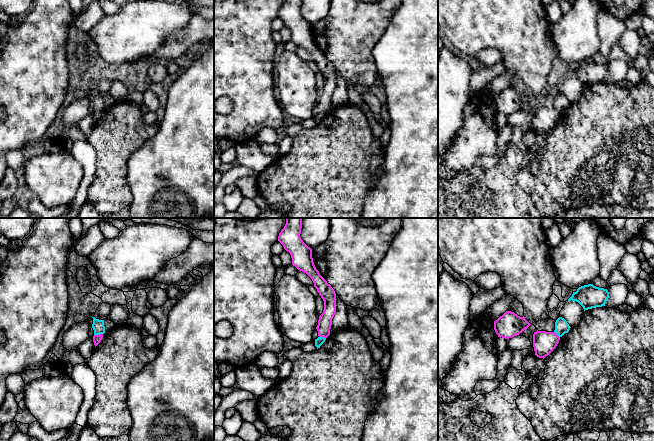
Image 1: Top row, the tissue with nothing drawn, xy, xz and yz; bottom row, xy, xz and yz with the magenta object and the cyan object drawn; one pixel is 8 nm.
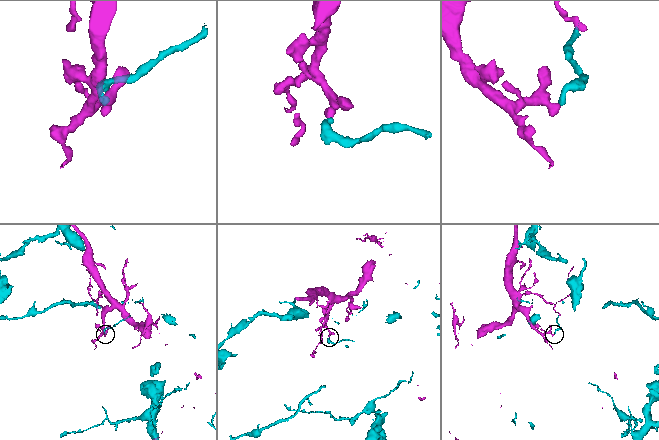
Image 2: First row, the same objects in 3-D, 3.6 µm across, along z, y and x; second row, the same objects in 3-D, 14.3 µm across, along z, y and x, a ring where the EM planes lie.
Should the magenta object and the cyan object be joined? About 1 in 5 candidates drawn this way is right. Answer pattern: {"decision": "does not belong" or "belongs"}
{"decision": "does not belong"}

